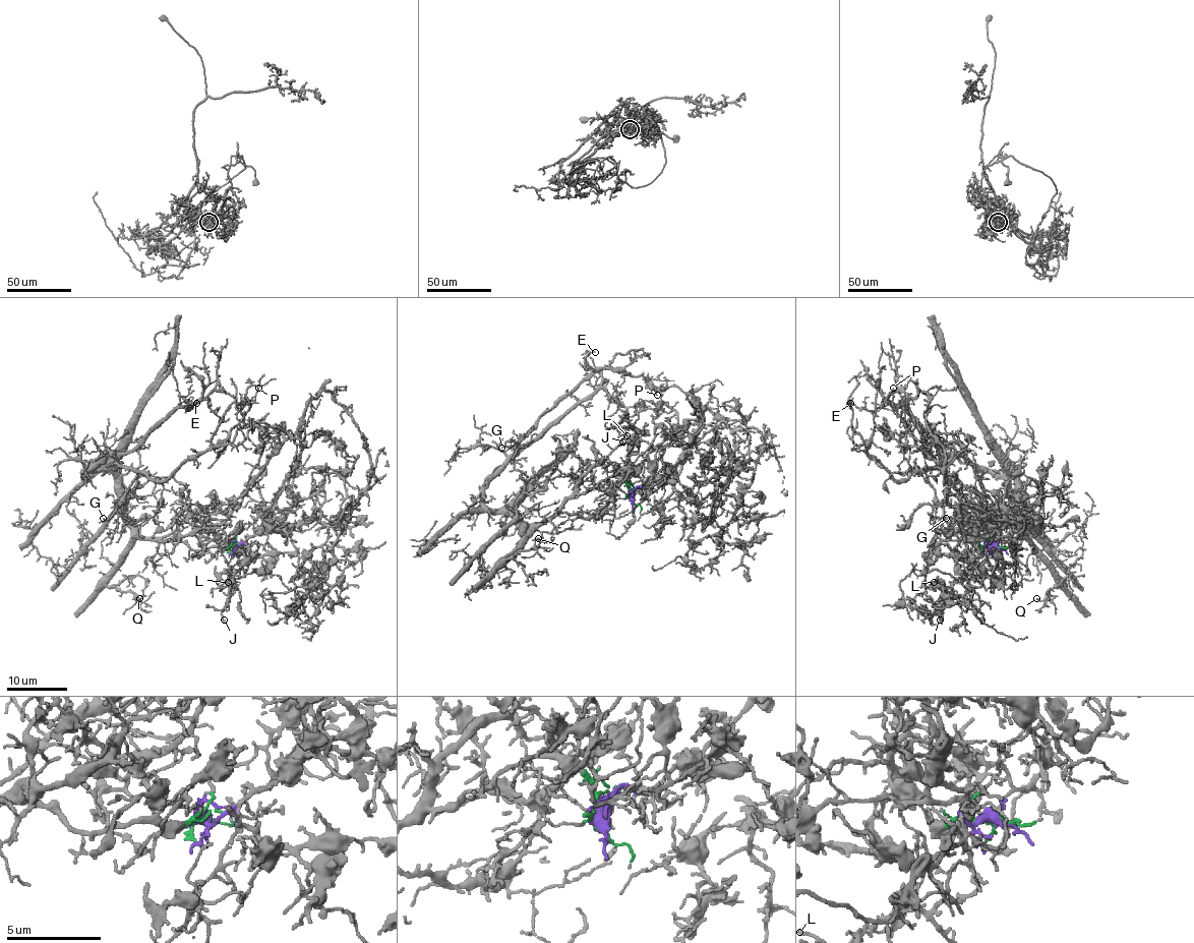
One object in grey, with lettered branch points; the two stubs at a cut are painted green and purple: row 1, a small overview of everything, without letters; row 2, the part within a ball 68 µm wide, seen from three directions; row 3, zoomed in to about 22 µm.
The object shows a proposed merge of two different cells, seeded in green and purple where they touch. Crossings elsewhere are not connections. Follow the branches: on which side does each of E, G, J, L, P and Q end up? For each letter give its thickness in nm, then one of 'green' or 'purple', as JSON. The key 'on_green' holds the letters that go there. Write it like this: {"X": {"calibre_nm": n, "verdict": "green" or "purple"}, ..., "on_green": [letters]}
{"E": {"calibre_nm": 90, "verdict": "green"}, "G": {"calibre_nm": 140, "verdict": "green"}, "J": {"calibre_nm": 140, "verdict": "purple"}, "L": {"calibre_nm": 90, "verdict": "purple"}, "P": {"calibre_nm": 130, "verdict": "green"}, "Q": {"calibre_nm": 130, "verdict": "green"}, "on_green": ["E", "G", "P", "Q"]}

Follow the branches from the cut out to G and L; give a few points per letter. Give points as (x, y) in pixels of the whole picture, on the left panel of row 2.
G: (231, 547), (146, 539), (111, 473), (85, 475), (112, 456), (136, 473), (104, 519)
L: (231, 547), (238, 544), (243, 547), (238, 562), (229, 571), (232, 577), (229, 586), (228, 581)

